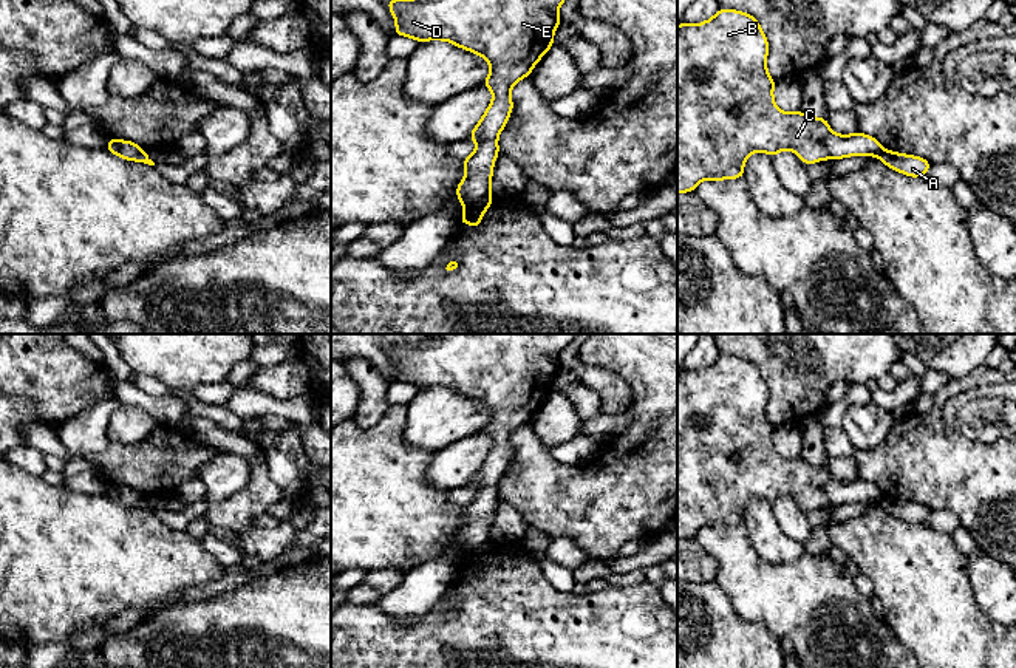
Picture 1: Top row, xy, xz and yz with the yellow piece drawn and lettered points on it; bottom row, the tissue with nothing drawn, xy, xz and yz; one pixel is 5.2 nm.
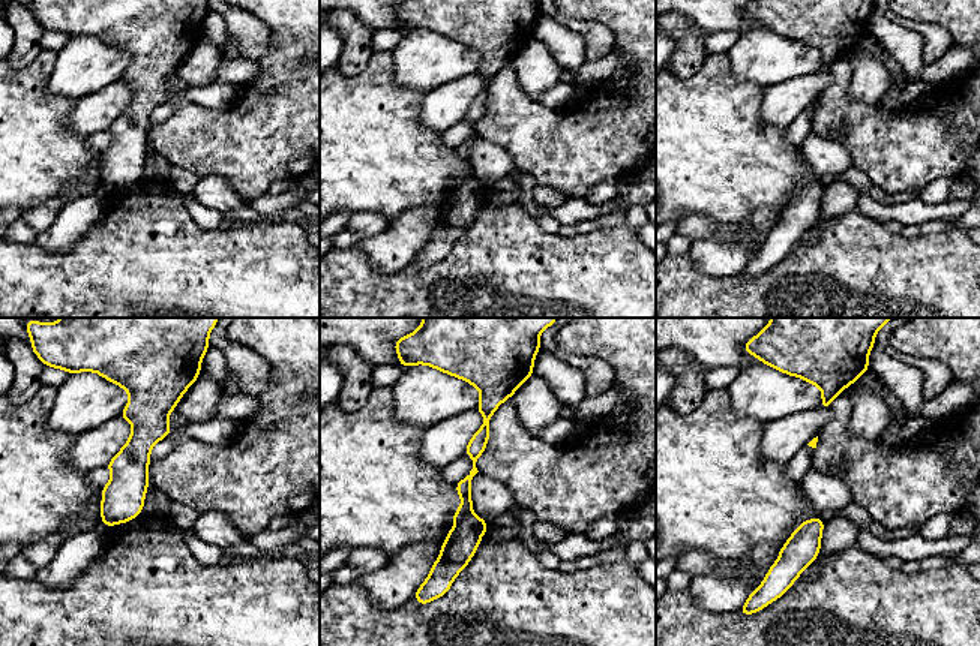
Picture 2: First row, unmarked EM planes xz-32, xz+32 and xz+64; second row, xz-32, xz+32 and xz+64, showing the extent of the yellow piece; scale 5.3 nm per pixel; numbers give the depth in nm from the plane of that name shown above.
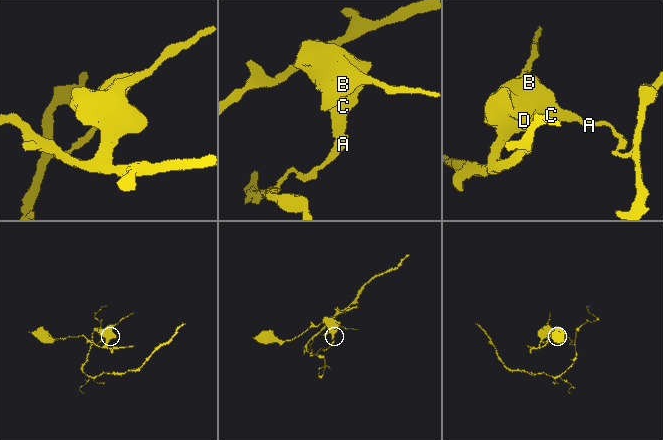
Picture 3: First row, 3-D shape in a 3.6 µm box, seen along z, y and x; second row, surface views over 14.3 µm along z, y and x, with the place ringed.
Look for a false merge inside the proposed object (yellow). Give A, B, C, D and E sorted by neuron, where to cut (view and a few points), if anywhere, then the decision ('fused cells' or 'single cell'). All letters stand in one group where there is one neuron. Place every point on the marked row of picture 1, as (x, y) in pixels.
A / B C D E | xz (489, 192), (464, 204) | fused cells

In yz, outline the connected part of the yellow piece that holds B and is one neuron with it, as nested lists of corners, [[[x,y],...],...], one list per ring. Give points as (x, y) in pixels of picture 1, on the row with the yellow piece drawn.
[[[721,8],[710,20],[701,22],[697,25],[680,23],[677,26],[677,195],[684,192],[696,192],[696,186],[707,179],[707,181],[721,181],[721,179],[738,179],[744,176],[744,164],[747,158],[755,152],[767,153],[769,156],[775,156],[782,150],[793,150],[795,155],[806,164],[810,165],[813,162],[823,159],[841,159],[847,156],[880,156],[883,153],[883,147],[880,142],[868,136],[861,131],[854,135],[835,135],[826,118],[812,118],[803,111],[795,113],[784,113],[781,111],[773,99],[773,87],[775,79],[770,77],[767,71],[767,54],[769,54],[769,40],[762,32],[761,25],[758,20],[745,12],[736,9],[725,9]]]

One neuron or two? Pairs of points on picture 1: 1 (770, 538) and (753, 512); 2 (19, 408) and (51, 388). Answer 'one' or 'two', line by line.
1: one
2: two

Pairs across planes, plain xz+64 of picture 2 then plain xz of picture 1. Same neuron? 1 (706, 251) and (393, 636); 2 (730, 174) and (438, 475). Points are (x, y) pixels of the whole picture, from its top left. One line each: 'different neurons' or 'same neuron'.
1: different neurons
2: different neurons

